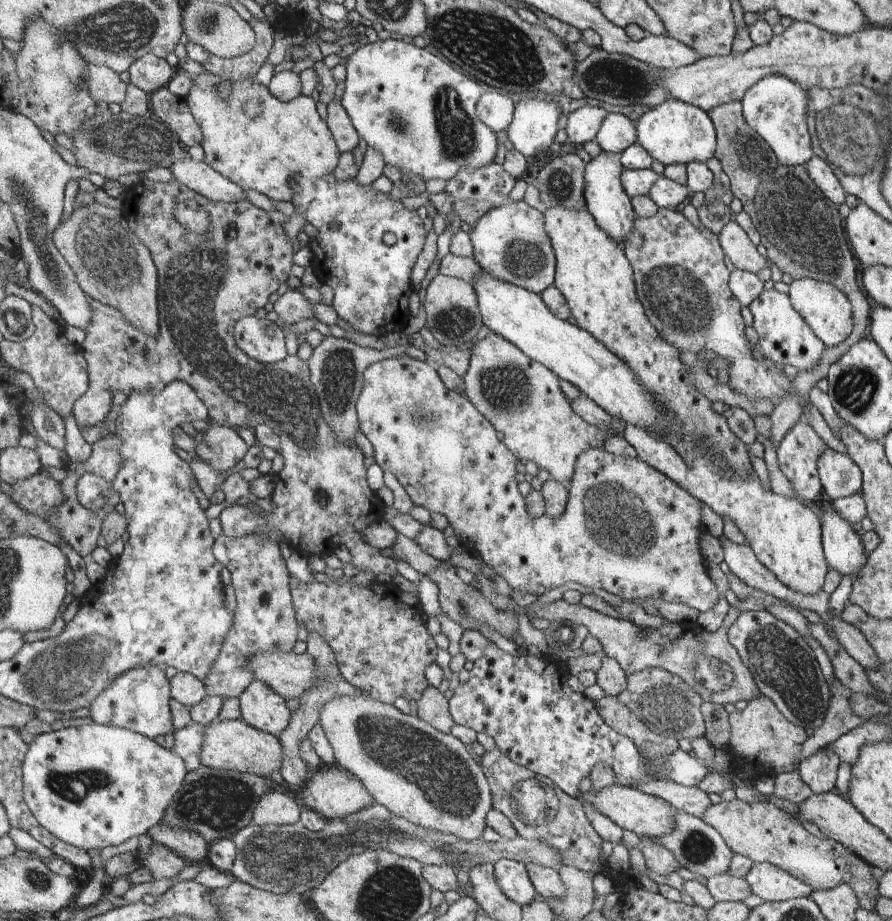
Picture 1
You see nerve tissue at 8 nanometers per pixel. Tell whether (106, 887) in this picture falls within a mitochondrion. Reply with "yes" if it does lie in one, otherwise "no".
no

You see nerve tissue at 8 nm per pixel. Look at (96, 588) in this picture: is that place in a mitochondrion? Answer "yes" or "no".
no

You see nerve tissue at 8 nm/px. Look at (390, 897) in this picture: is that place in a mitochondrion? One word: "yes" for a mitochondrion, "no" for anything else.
yes

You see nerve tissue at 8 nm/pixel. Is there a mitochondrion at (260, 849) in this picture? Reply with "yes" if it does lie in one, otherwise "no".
yes

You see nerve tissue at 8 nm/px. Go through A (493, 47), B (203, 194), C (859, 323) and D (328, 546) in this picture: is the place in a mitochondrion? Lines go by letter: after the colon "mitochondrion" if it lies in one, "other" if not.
A: mitochondrion
B: other
C: other
D: other

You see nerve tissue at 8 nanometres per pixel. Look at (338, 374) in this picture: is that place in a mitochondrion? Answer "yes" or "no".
yes

